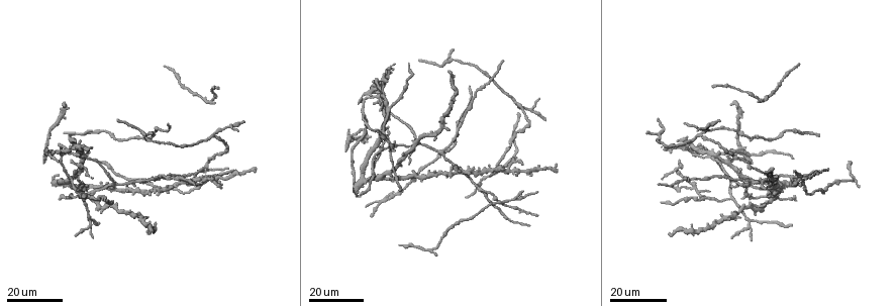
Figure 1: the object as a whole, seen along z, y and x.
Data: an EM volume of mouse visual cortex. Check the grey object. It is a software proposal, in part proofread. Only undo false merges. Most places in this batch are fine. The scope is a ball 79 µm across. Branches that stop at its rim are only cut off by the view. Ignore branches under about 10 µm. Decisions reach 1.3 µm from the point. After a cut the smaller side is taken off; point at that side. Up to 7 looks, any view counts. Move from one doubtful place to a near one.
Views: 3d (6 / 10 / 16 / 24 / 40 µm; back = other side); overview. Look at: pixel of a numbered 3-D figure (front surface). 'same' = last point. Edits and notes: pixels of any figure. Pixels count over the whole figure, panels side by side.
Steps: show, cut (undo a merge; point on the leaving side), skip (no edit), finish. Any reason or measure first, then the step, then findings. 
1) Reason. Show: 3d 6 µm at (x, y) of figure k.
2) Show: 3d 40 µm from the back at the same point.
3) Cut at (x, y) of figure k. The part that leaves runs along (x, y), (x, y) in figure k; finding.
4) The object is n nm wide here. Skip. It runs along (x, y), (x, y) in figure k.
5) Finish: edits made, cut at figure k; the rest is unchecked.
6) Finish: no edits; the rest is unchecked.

A fork. Show: 3d 16 µm at (702, 134) of figure 1.

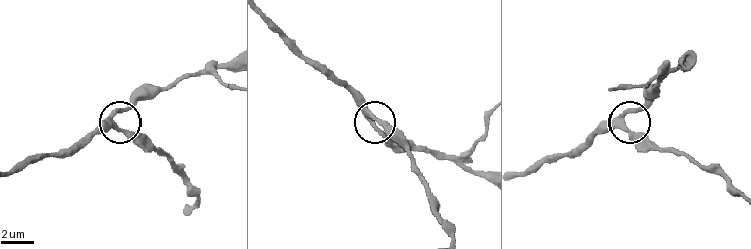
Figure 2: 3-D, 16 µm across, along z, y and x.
Show: 3d 10 µm at (111, 116) of figure 2.

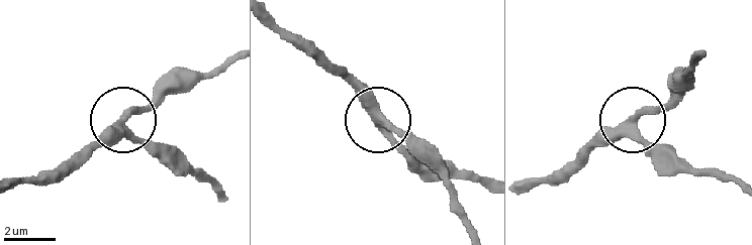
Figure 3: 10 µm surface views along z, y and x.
3 arms meet here. Skip. It runs along (471, 229), (452, 190), (380, 120), (430, 174) in figure 3; one neuron here.

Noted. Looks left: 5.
Two arms in line, one across. Show: 3d 16 µm at (805, 179) of figure 1.

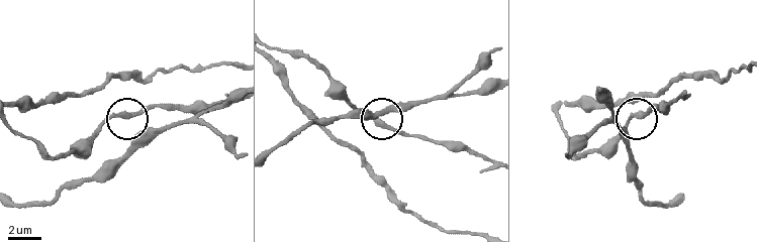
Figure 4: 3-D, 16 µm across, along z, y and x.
Zoom in. Show: 3d 6 µm at (382, 122) of figure 4.

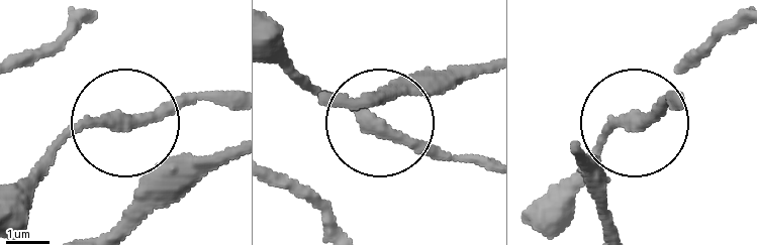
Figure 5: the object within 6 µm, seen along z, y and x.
Show: 3d 6 µm from the back at (126, 122) of figure 5.

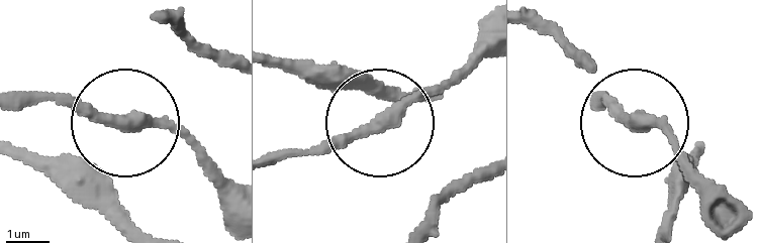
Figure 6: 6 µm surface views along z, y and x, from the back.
The object is 240 nm wide here. Skip. It runs along (228, 177), (163, 127), (119, 123), (36, 91) in figure 6; continuous, no second neuron.

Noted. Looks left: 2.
Side arm on a straight run. Show: 3d 16 µm at (481, 189) of figure 1.

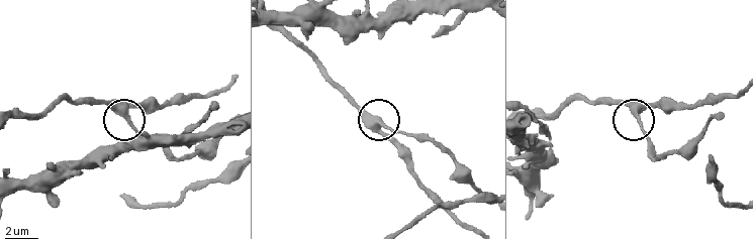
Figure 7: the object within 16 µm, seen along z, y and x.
Show: 3d 6 µm at (125, 109) of figure 7.

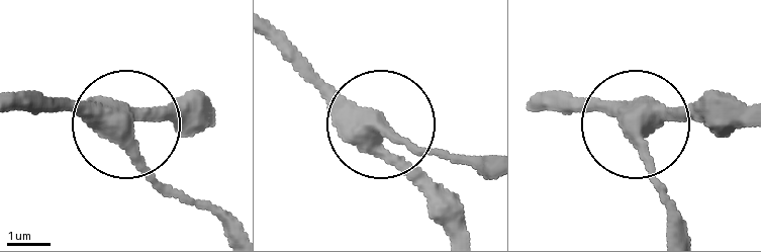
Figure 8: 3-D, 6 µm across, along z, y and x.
The object is 400 nm wide here. Skip. It runs along (270, 28), (462, 221) in figure 8; all the same neuron.

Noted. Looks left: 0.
Finish: no edits; the rest is unchecked.

